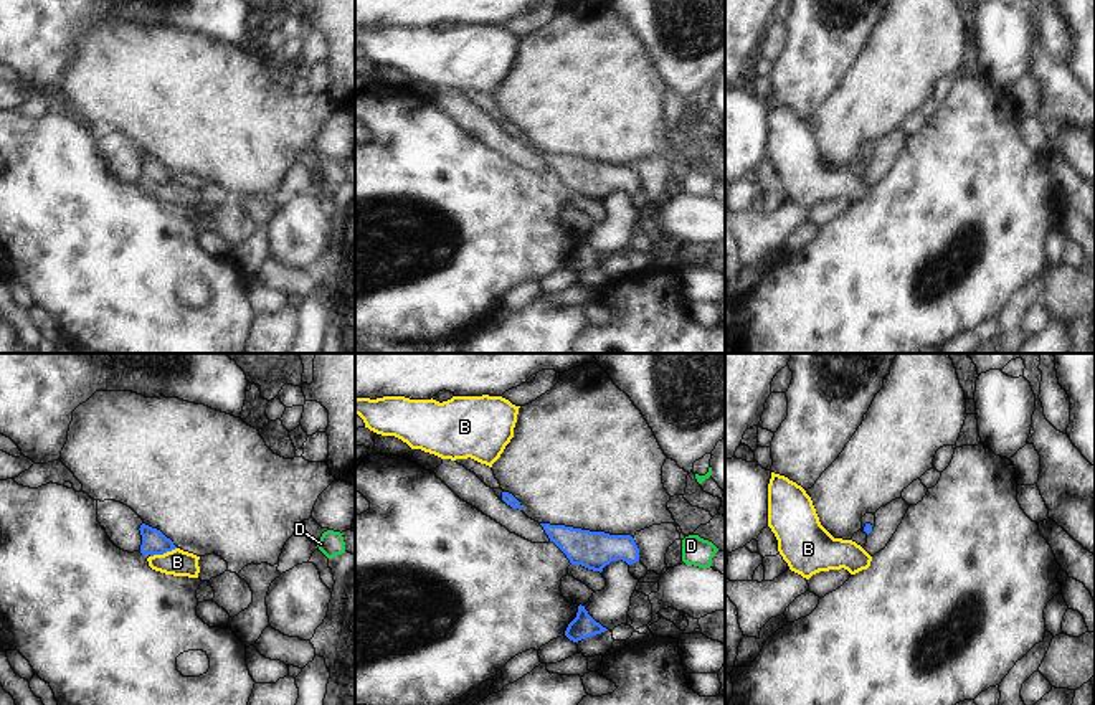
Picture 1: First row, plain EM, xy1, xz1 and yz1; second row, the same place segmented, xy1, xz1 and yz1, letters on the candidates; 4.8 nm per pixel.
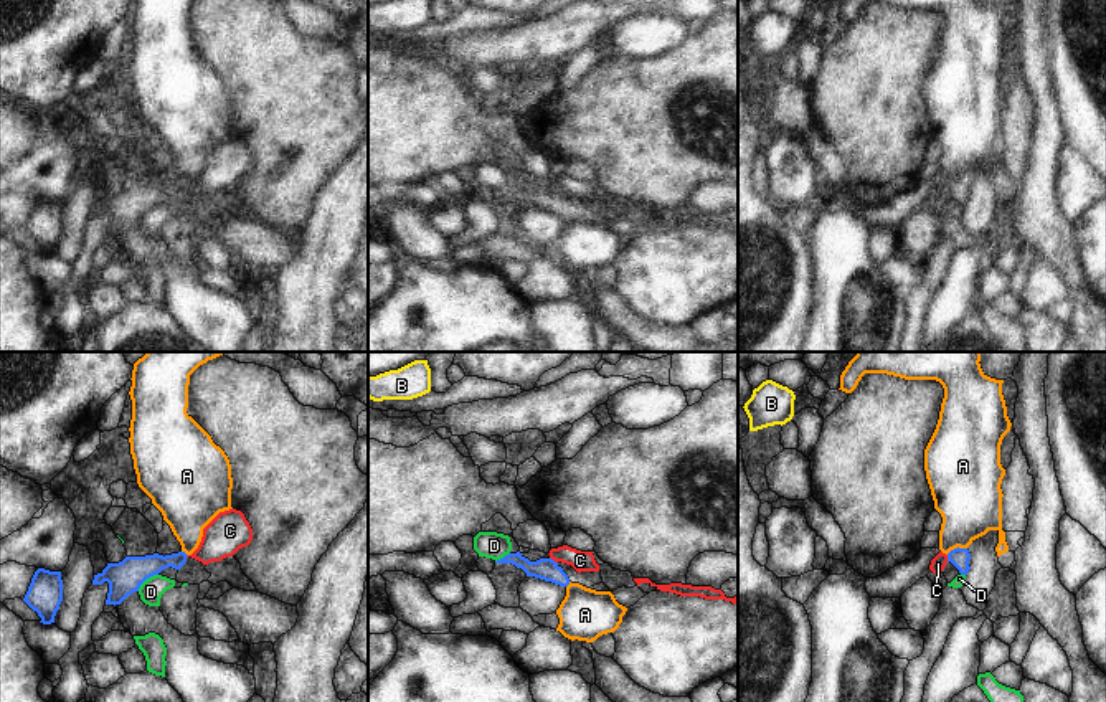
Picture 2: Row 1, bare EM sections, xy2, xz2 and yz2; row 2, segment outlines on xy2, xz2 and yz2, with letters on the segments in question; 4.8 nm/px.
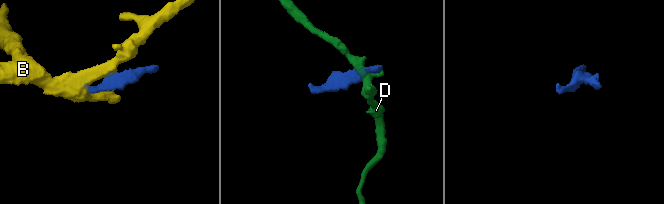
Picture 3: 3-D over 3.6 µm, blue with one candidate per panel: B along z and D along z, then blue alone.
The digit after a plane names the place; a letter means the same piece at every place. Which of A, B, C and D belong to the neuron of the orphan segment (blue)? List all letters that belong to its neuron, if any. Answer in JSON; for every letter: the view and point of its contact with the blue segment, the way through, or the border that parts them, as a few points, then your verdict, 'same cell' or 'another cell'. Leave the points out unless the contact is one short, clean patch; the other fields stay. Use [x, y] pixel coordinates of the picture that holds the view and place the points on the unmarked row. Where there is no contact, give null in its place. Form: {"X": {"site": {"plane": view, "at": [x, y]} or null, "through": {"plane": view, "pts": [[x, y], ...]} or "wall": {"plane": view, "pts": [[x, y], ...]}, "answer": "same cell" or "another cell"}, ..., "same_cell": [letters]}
{"A": {"site": {"plane": "yz2", "at": [958, 177]}, "wall": {"plane": "yz2", "pts": [[966, 177], [956, 177], [946, 184]]}, "answer": "another cell"}, "B": {"site": {"plane": "xy1", "at": [162, 184]}, "wall": {"plane": "xy1", "pts": [[175, 177], [151, 187]]}, "answer": "another cell"}, "C": {"site": {"plane": "xz2", "at": [553, 190]}, "wall": {"plane": "xz2", "pts": [[550, 187], [557, 194]]}, "answer": "another cell"}, "D": {"site": {"plane": "xy2", "at": [146, 208]}, "wall": {"plane": "xy2", "pts": [[157, 203], [151, 205], [137, 220]]}, "answer": "another cell"}, "same_cell": []}

